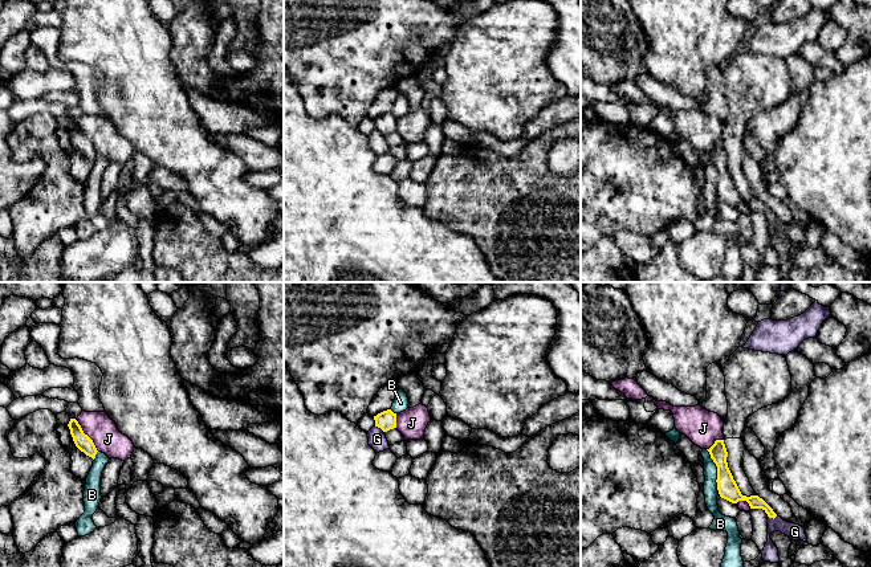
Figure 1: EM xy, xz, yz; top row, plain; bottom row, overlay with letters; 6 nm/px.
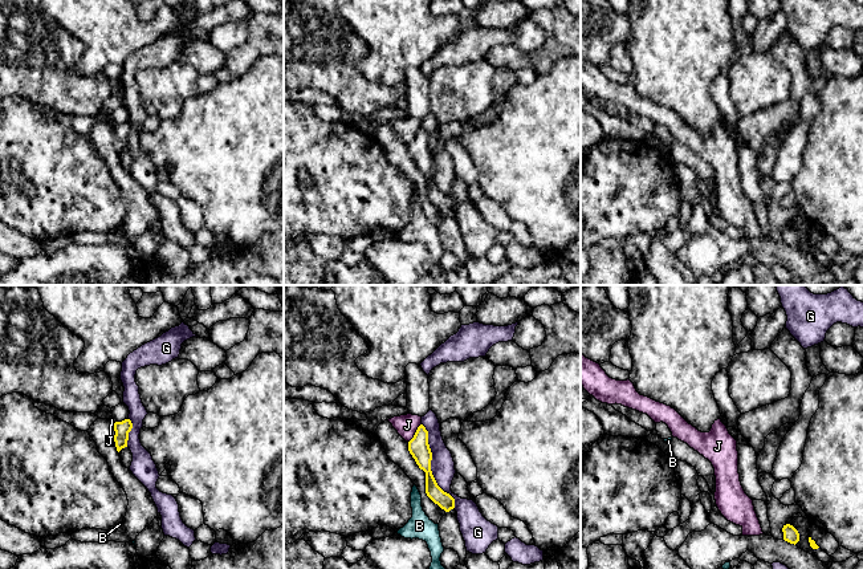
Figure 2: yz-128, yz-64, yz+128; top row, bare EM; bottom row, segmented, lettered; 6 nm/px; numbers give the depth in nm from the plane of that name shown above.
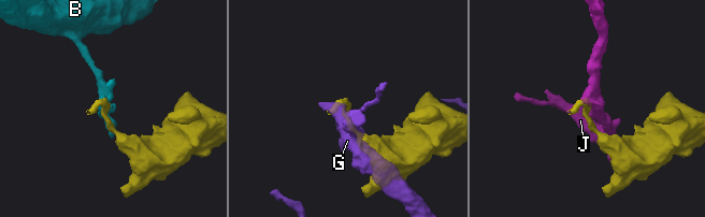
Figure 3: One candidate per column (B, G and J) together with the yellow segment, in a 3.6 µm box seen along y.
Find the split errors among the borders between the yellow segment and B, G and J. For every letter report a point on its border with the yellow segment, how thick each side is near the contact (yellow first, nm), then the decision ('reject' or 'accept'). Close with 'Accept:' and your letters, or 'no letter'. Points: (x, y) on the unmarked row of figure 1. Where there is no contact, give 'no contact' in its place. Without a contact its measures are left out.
B: yz (717, 175) | 120/90 nm | reject
G: yz (772, 220) | 80/100 nm | reject
J: xy (86, 138) | 100/170 nm | reject
Accept: no letter

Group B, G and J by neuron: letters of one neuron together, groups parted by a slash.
B / G / J

